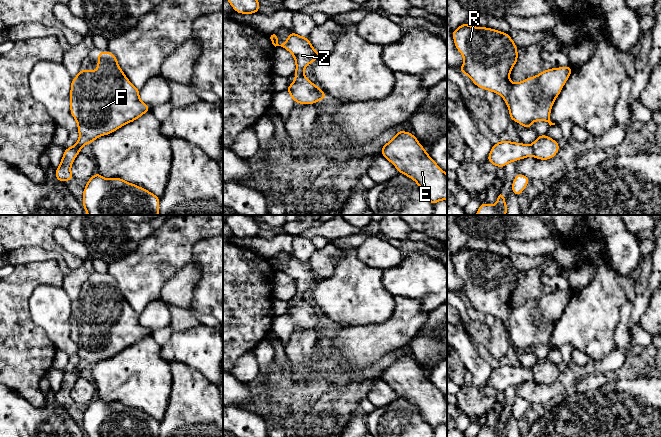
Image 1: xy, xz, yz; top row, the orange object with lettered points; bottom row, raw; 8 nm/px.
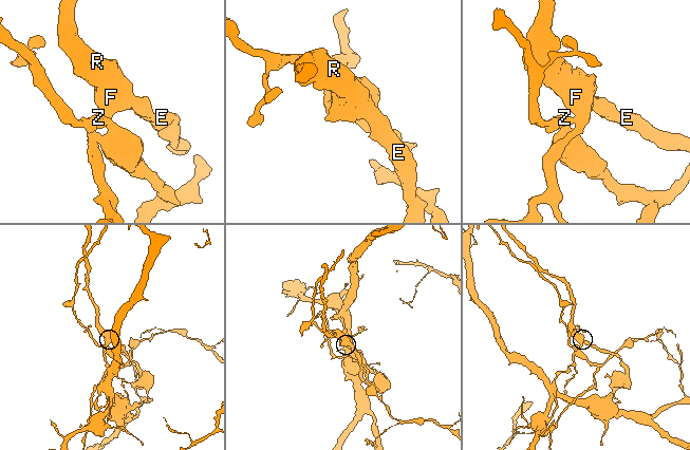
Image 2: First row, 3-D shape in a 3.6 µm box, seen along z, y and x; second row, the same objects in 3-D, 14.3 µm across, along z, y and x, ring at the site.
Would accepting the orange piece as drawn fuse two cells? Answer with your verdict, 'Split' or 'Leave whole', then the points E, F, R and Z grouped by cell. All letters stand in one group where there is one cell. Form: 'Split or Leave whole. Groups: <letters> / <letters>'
Split. Groups: E F R / Z

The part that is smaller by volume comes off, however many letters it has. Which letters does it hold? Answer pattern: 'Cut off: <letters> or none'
Cut off: Z

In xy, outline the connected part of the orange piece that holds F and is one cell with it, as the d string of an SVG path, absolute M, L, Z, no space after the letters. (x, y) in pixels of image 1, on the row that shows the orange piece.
M99 50L97 64L98 68L95 71L82 68L71 81L70 113L77 122L79 140L73 147L64 150L60 165L55 170L55 179L61 182L74 179L71 166L84 145L91 144L98 137L113 133L151 110L140 100L140 90L129 81L112 52Z

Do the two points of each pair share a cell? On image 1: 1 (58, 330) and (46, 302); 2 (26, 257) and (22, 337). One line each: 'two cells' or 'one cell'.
1: one cell
2: two cells

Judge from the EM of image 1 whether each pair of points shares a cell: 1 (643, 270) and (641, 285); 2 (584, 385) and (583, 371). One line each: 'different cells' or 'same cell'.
1: same cell
2: different cells

